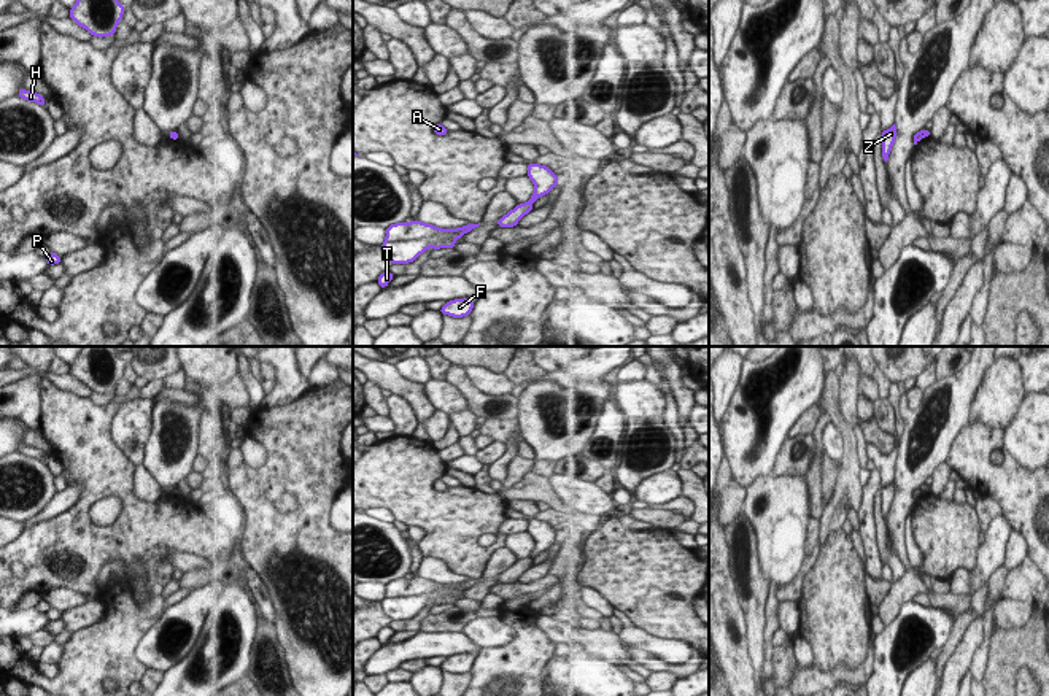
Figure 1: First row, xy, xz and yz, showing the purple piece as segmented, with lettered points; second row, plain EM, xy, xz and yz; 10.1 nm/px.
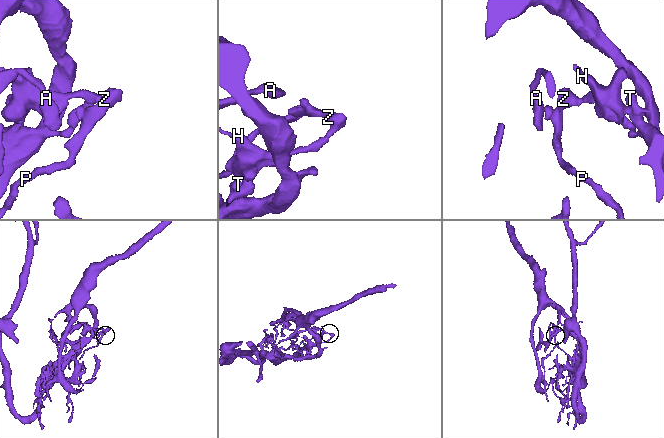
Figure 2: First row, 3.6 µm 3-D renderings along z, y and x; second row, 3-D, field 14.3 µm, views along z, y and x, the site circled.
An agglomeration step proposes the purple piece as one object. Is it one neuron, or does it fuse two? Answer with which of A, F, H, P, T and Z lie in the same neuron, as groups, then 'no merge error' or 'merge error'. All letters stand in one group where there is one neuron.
groups A F H / P T Z; merge error

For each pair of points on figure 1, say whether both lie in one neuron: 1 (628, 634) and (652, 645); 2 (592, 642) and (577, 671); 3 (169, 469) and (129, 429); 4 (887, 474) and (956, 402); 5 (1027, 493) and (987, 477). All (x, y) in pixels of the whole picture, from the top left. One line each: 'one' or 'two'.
1: one
2: two
3: two
4: two
5: one

